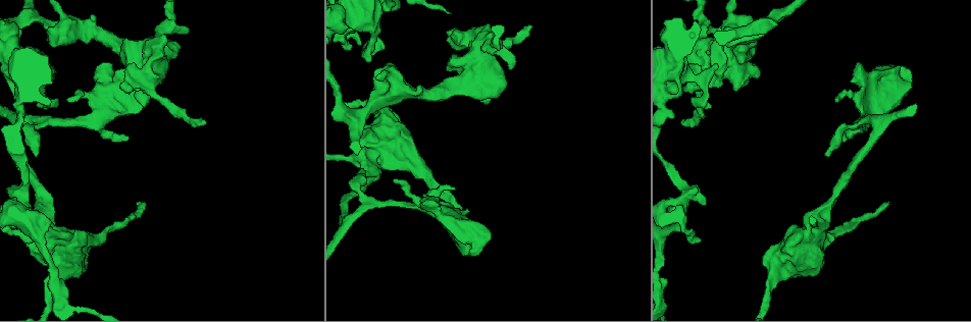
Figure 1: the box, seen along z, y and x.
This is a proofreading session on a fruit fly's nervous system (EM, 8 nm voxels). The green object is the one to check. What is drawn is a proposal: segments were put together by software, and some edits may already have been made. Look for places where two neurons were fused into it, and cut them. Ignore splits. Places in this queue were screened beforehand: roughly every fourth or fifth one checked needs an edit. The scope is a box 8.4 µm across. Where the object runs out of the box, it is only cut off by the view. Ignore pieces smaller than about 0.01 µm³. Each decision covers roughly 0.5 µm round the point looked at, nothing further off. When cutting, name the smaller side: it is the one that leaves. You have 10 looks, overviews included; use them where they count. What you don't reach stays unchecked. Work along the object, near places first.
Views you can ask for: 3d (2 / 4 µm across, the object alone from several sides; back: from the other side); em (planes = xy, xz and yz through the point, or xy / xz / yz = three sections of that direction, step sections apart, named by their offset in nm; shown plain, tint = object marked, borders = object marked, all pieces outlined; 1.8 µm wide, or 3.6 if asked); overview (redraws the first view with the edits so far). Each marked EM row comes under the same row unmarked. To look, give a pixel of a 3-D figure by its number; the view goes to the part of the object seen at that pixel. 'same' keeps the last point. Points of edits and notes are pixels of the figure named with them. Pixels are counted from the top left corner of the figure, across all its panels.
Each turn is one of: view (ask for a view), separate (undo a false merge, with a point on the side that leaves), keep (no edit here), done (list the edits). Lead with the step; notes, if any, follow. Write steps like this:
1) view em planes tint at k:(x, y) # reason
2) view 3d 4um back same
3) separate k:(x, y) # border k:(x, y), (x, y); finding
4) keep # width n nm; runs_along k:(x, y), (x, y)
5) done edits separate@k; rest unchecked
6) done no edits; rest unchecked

view em yz step 4 tint at 1:(675, 93) # abrupt turn

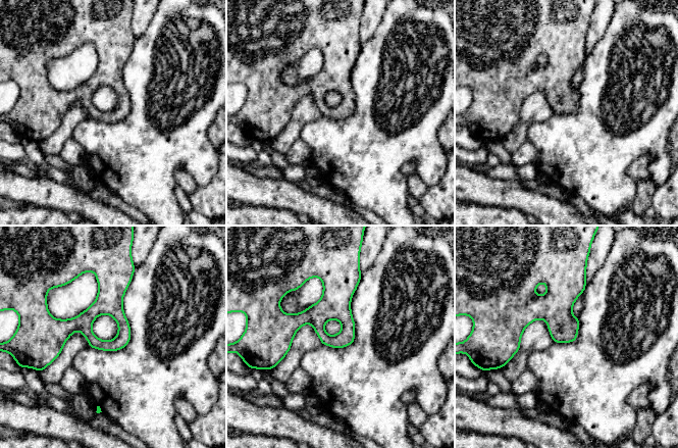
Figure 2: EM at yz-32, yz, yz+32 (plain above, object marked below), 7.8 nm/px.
view em planes borders same

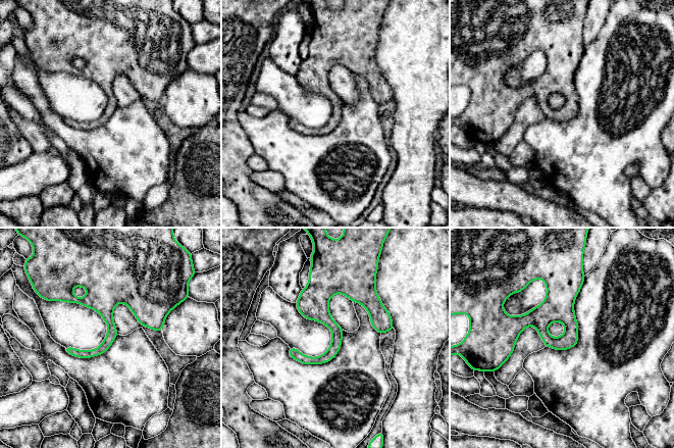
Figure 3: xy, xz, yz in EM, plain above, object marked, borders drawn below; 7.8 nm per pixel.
keep # runs_along 3:(559, 281), (559, 295), (509, 336), (505, 357); continuous, no second neuron

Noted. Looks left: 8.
view 3d 2um at 1:(71, 30) # two arms at a narrow angle

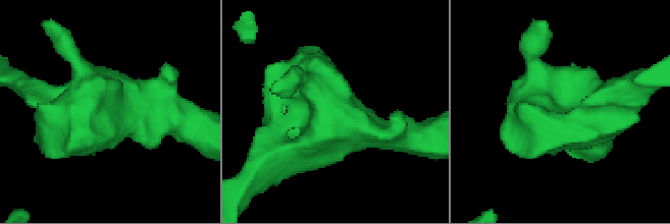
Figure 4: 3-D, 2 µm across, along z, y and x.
view em xy step 16 tint at 4:(104, 114)

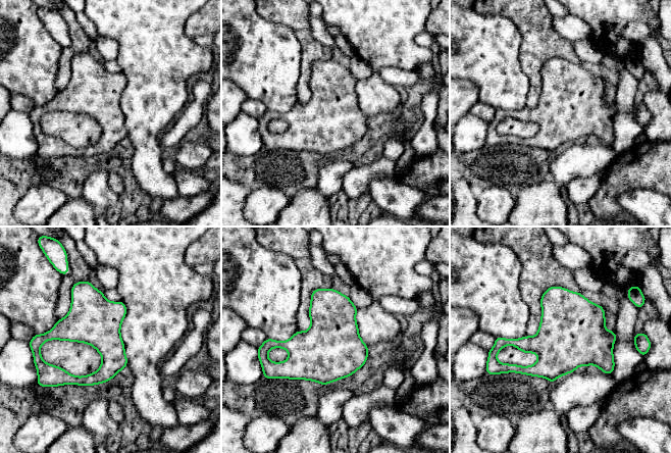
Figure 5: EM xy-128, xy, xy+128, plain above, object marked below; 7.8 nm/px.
keep # all the same neuron

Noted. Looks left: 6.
view em yz step 8 tint at 1:(119, 96)

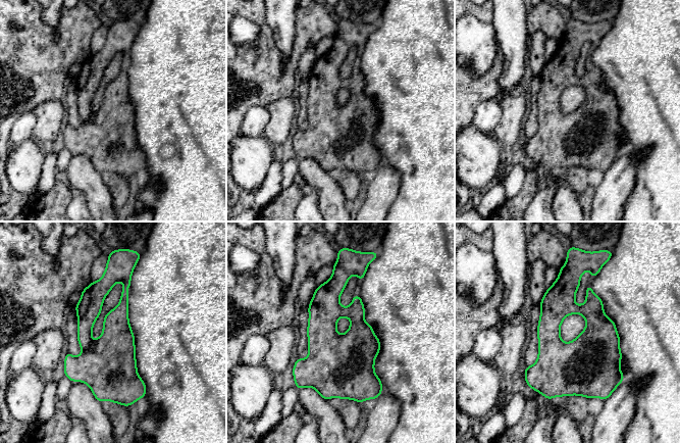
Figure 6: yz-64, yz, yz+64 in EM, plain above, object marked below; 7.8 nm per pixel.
keep # one neuron here

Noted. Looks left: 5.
view 3d 4um at 1:(25, 224) # three-way junction

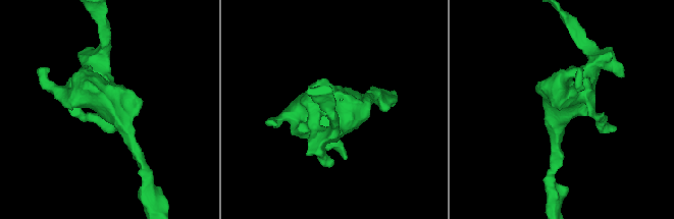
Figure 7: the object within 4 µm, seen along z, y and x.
view em yz step 4 borders at 7:(577, 104) # shape alone is not enough

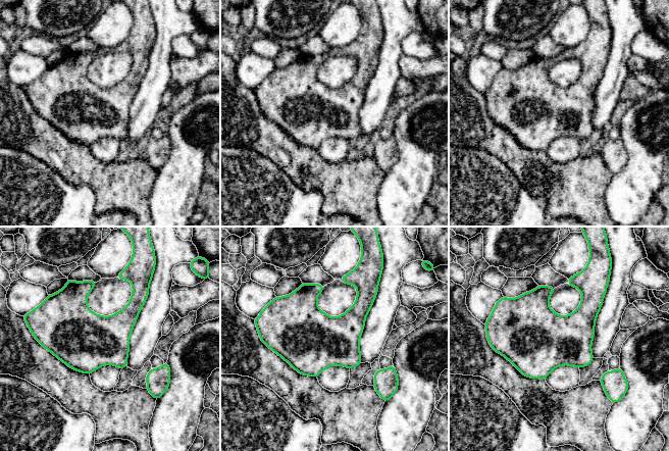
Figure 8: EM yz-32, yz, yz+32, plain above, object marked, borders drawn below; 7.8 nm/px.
keep # one neuron here

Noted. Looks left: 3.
done no edits; rest unchecked

